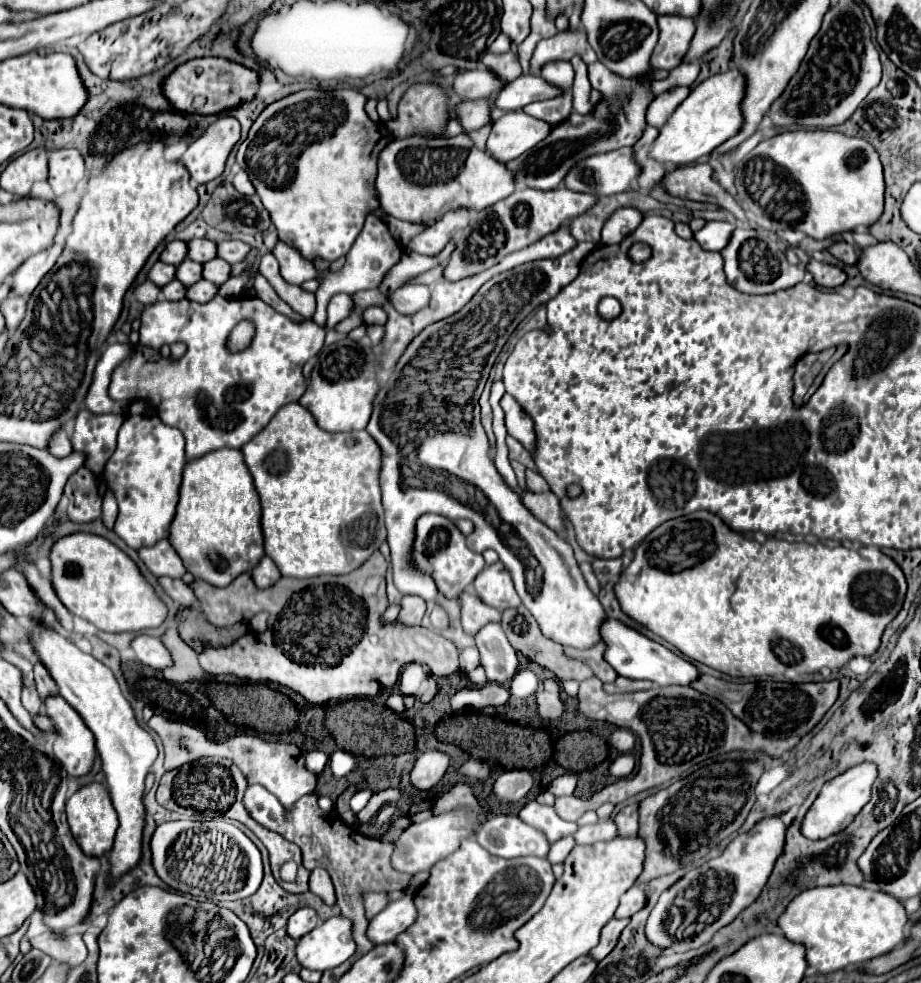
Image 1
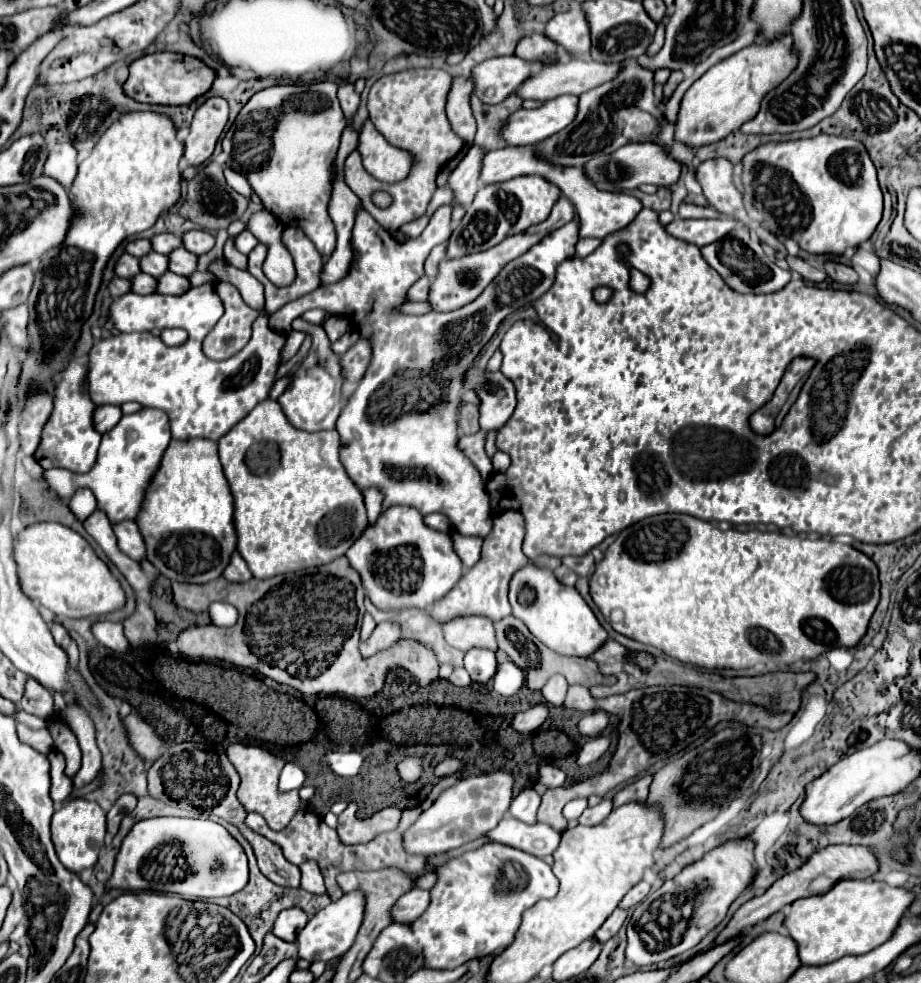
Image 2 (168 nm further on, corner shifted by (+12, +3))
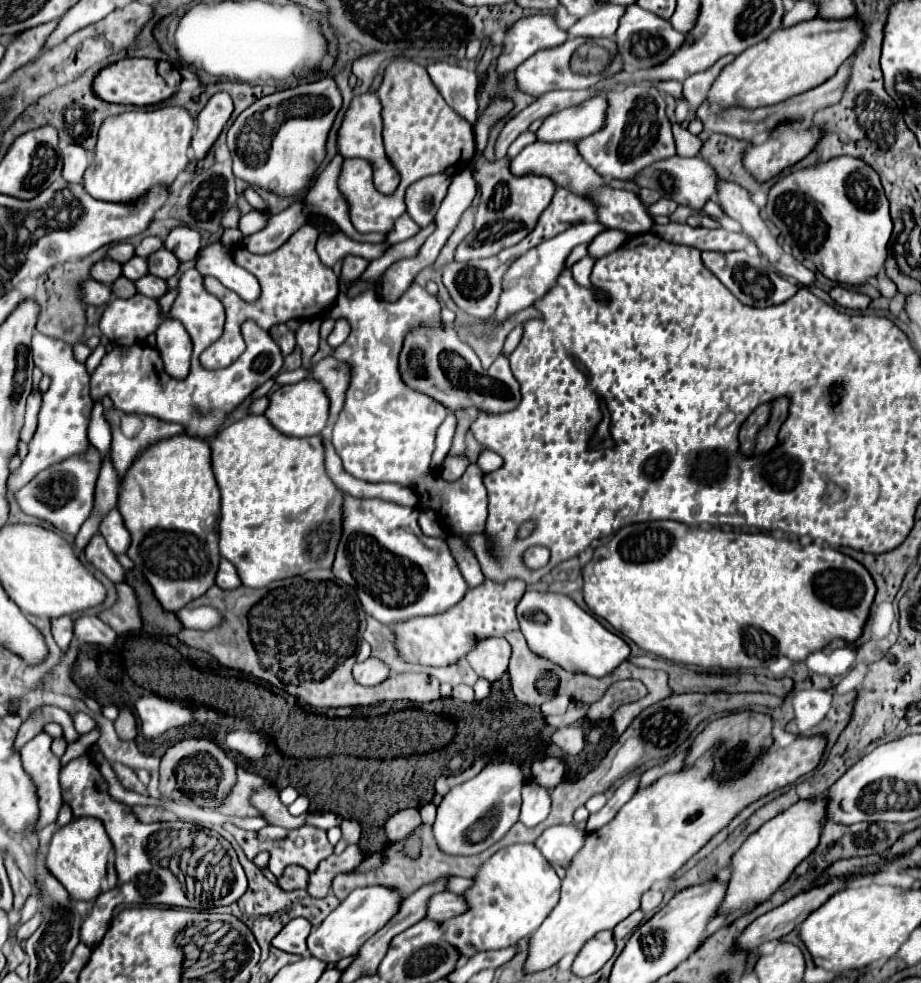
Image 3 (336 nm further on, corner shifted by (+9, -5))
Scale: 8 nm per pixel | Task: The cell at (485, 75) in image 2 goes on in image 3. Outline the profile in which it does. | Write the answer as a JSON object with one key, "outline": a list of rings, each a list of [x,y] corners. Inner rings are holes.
{"outline":[[[569,38],[565,44],[557,46],[557,48],[547,48],[547,50],[539,50],[537,54],[533,54],[529,60],[525,60],[523,64],[519,64],[515,68],[515,80],[517,80],[517,88],[529,96],[541,96],[545,92],[551,90],[559,90],[559,88],[569,88],[569,90],[581,90],[581,88],[589,88],[593,82],[589,76],[577,74],[571,70],[571,56],[573,52],[585,44],[585,38]]]}

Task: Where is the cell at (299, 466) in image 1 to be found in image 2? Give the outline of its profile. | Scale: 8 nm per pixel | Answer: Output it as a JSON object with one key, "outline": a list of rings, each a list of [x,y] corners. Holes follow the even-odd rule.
{"outline":[[[276,400],[260,402],[218,440],[222,470],[234,498],[236,550],[246,560],[254,578],[272,578],[296,568],[328,564],[328,560],[342,556],[368,526],[362,494],[340,464],[338,446],[340,438],[336,430],[304,432],[294,428]]]}

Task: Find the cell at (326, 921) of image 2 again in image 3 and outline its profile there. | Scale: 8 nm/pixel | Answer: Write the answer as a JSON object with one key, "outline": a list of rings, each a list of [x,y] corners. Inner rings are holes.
{"outline":[[[367,886],[353,890],[319,926],[315,926],[307,938],[309,954],[325,964],[337,964],[343,958],[355,956],[365,940],[383,928],[399,912],[399,892],[383,886]]]}

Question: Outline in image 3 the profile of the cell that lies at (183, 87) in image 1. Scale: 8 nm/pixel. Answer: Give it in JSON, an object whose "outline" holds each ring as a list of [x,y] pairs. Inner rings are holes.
{"outline":[[[125,58],[105,70],[93,80],[95,94],[113,104],[133,104],[133,106],[153,106],[177,92],[181,82],[181,74],[173,68],[173,64],[165,60],[151,60],[151,58]]]}

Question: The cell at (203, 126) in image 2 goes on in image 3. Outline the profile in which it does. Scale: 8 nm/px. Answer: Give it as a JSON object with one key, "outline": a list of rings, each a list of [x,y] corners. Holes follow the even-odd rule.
{"outline":[[[219,92],[211,96],[207,106],[197,116],[197,134],[193,136],[191,150],[195,160],[203,160],[211,146],[217,142],[221,130],[225,128],[229,116],[233,112],[233,100],[227,92]]]}

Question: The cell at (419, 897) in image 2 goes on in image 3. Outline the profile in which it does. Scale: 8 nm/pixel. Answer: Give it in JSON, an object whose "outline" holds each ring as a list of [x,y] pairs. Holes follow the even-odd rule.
{"outline":[[[439,892],[439,896],[431,896],[431,900],[427,902],[427,916],[429,920],[447,920],[457,916],[459,912],[465,912],[465,902],[461,896],[451,894],[451,892]]]}

